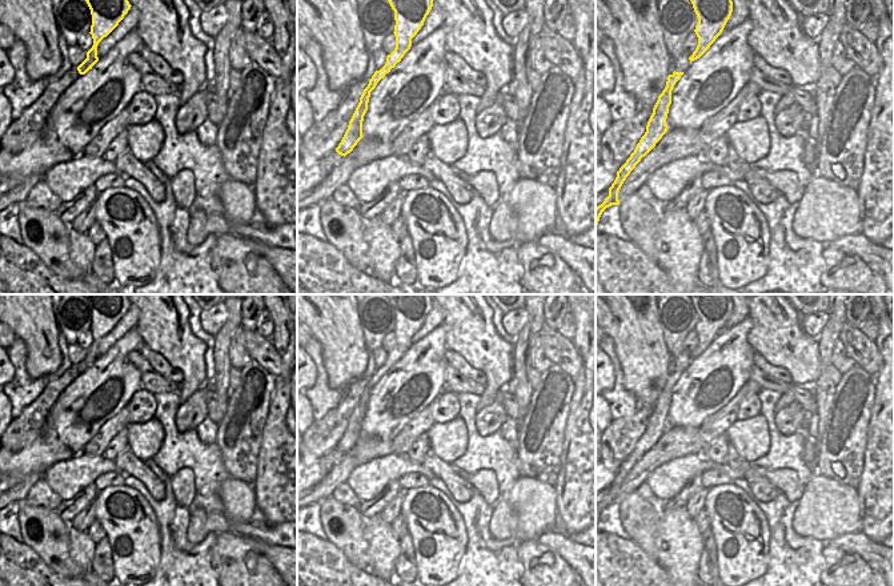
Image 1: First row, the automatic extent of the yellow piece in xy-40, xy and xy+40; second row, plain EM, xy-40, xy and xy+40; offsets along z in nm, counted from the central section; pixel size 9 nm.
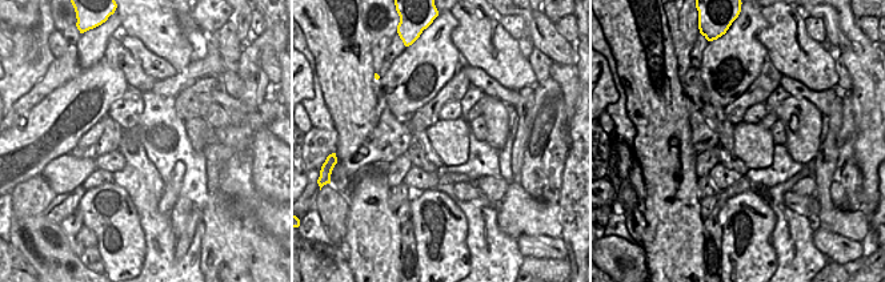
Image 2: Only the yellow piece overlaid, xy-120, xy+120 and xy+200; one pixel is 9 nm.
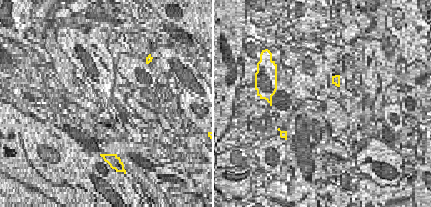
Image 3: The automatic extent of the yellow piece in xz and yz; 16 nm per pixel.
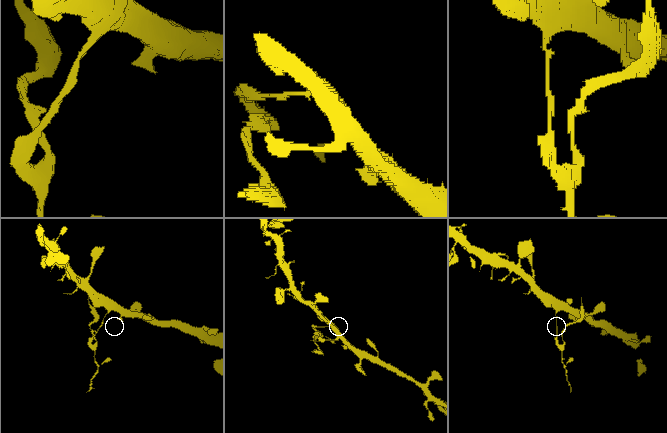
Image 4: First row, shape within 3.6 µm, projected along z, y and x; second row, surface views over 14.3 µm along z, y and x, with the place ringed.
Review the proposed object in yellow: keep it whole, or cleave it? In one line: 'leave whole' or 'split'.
split

